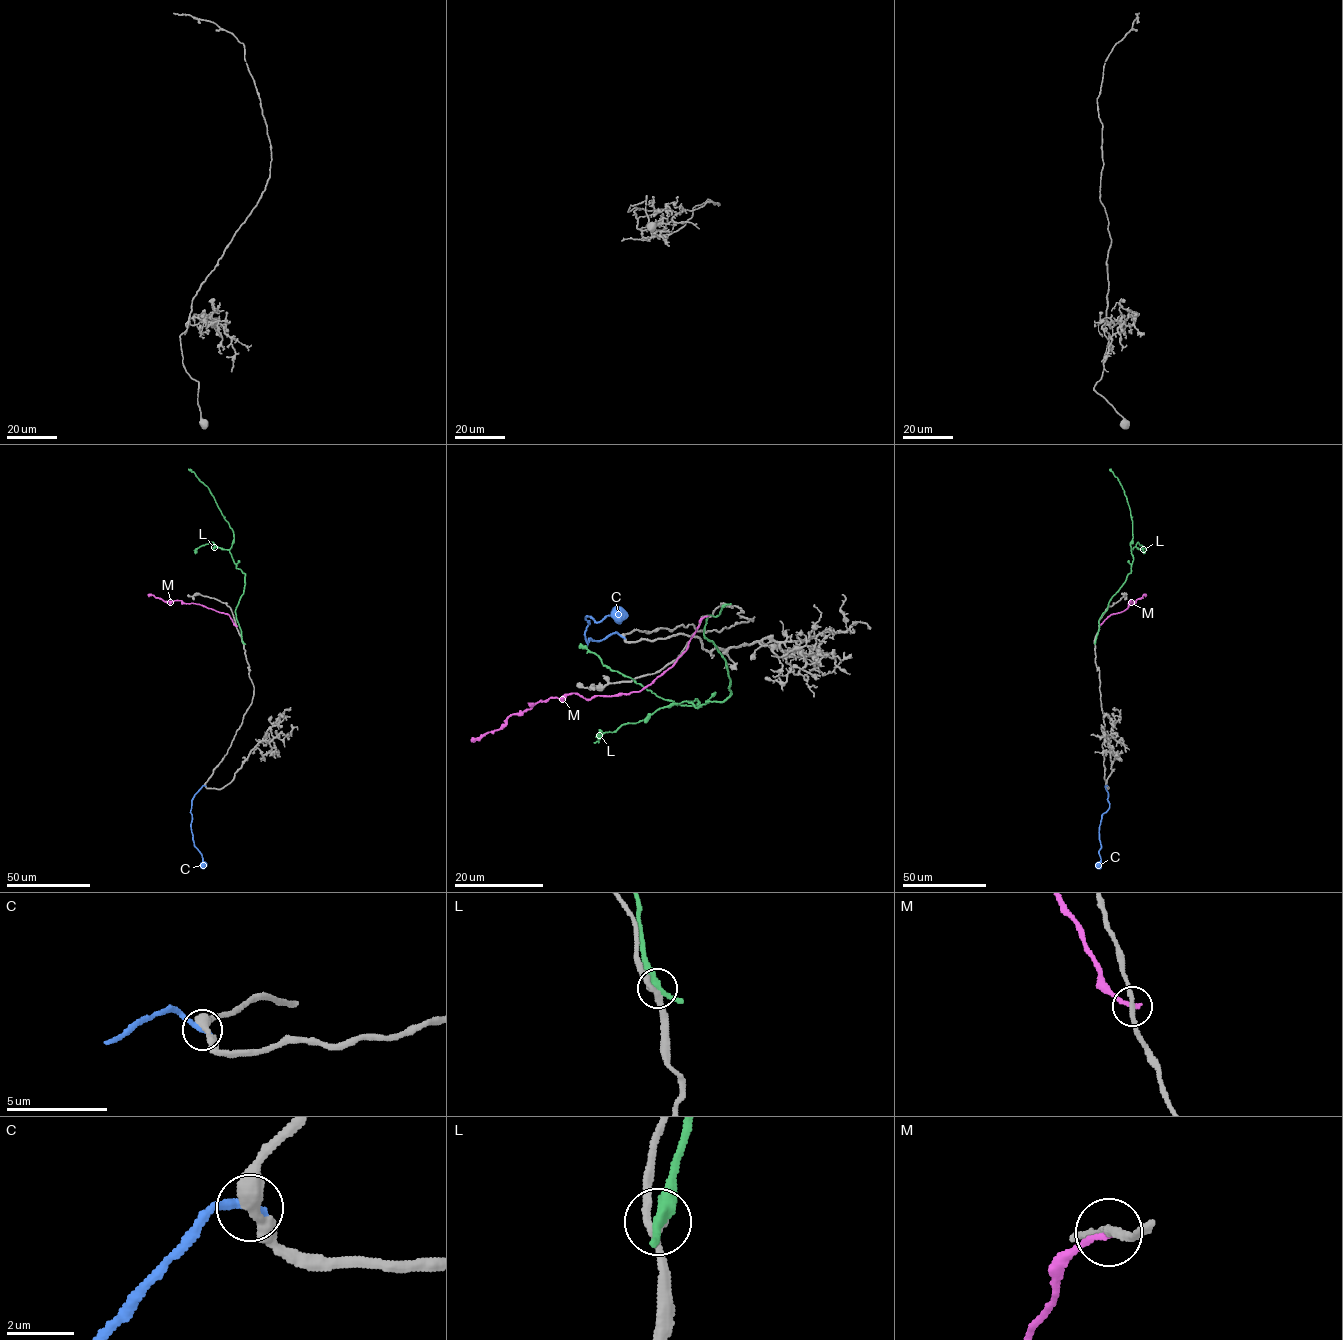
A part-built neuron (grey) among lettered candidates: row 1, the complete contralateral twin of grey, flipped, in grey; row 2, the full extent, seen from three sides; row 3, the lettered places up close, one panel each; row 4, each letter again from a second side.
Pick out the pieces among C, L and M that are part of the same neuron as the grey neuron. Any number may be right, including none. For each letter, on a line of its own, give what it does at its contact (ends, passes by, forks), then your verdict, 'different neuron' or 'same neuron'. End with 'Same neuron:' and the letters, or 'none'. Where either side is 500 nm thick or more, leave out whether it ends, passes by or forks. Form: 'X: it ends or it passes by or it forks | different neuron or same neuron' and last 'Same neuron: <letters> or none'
C: it ends | same neuron
L: it passes by | different neuron
M: it ends | different neuron
Same neuron: C

